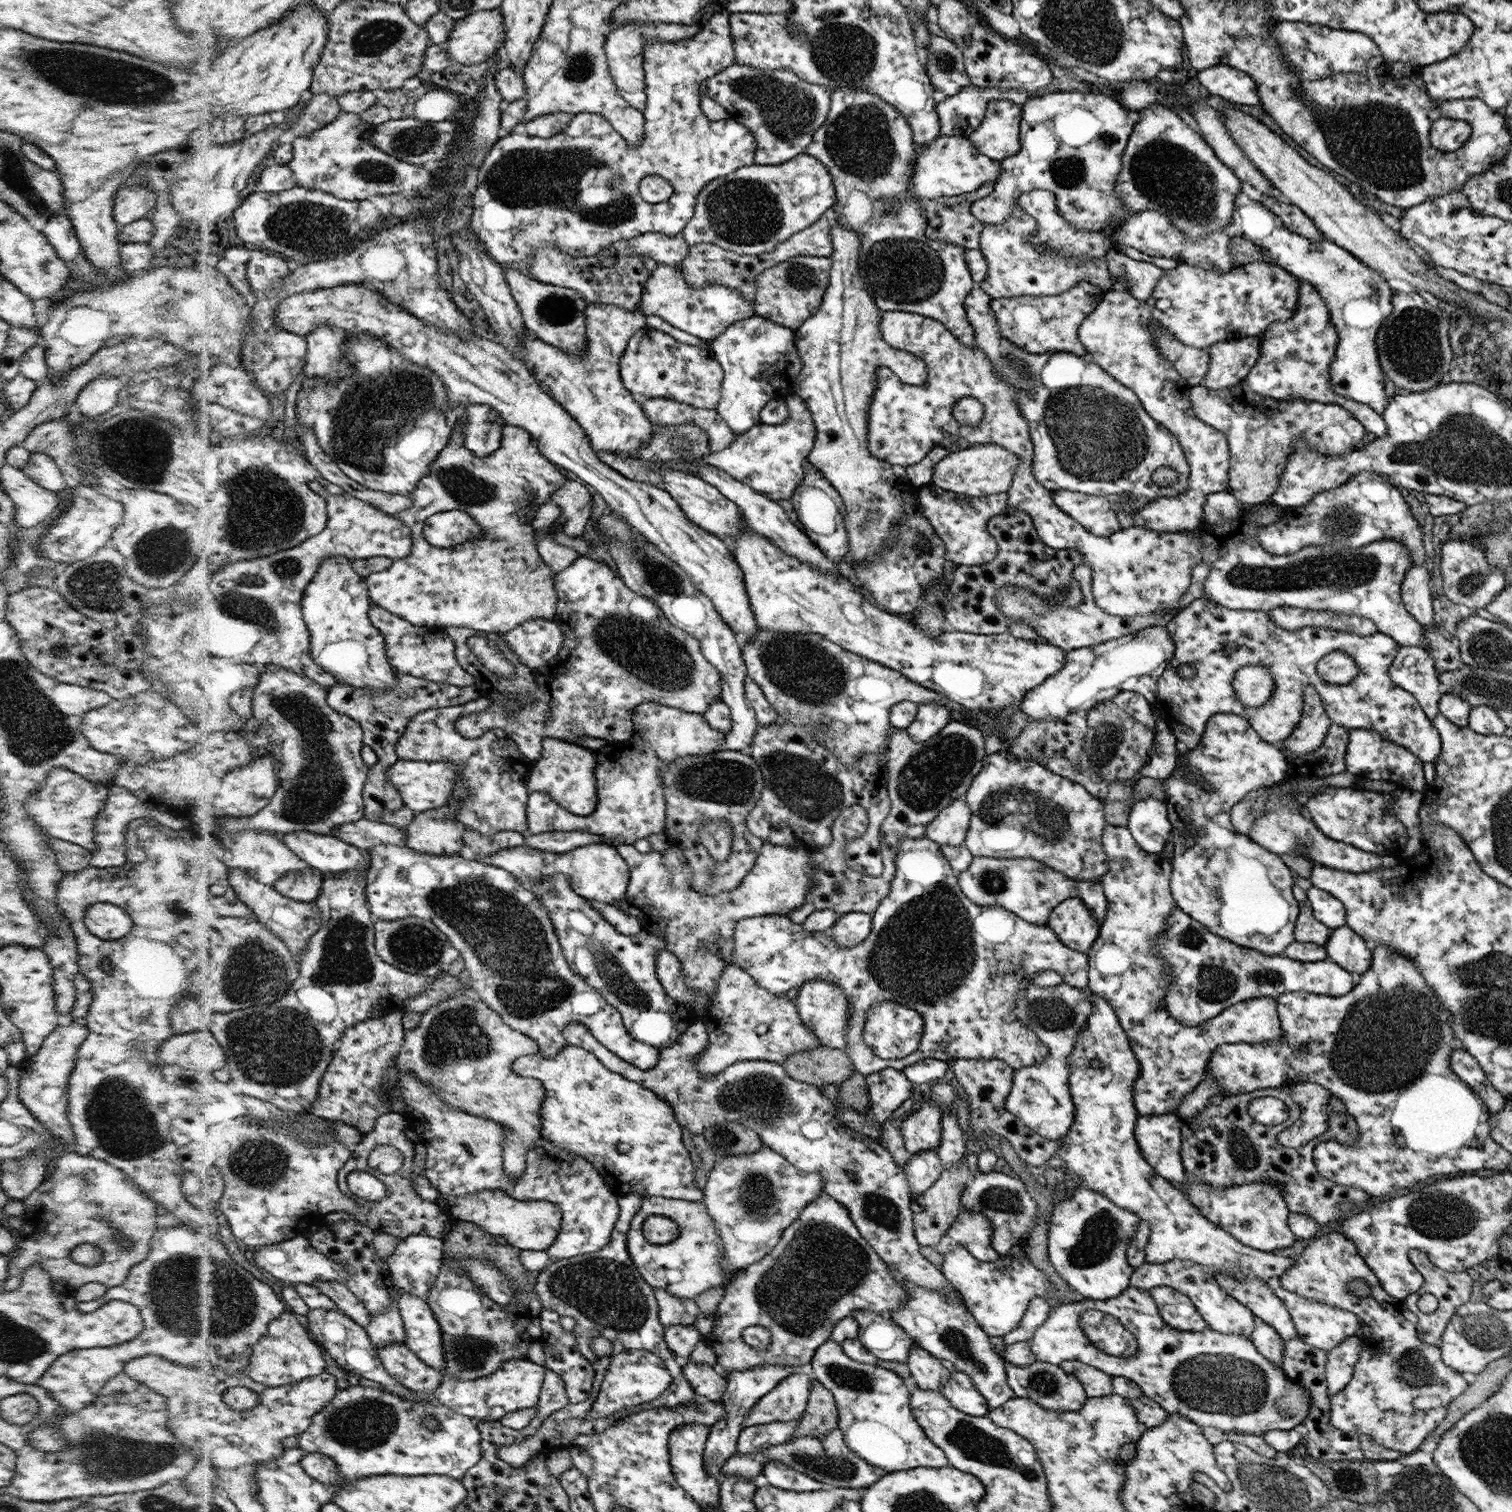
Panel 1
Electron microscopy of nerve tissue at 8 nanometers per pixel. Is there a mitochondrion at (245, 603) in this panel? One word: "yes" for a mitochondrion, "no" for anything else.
yes

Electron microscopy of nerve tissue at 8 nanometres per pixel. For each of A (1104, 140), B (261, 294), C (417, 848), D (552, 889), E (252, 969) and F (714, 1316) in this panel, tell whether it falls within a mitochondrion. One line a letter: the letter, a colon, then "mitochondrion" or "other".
A: mitochondrion
B: other
C: other
D: mitochondrion
E: mitochondrion
F: other

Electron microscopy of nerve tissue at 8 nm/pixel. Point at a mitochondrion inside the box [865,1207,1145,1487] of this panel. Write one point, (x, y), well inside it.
(975, 1443)

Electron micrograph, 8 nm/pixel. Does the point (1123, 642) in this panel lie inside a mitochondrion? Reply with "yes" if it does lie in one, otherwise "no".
no

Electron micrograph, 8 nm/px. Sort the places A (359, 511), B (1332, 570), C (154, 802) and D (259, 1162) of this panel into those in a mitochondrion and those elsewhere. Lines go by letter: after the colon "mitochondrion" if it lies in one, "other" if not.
A: other
B: mitochondrion
C: other
D: mitochondrion

